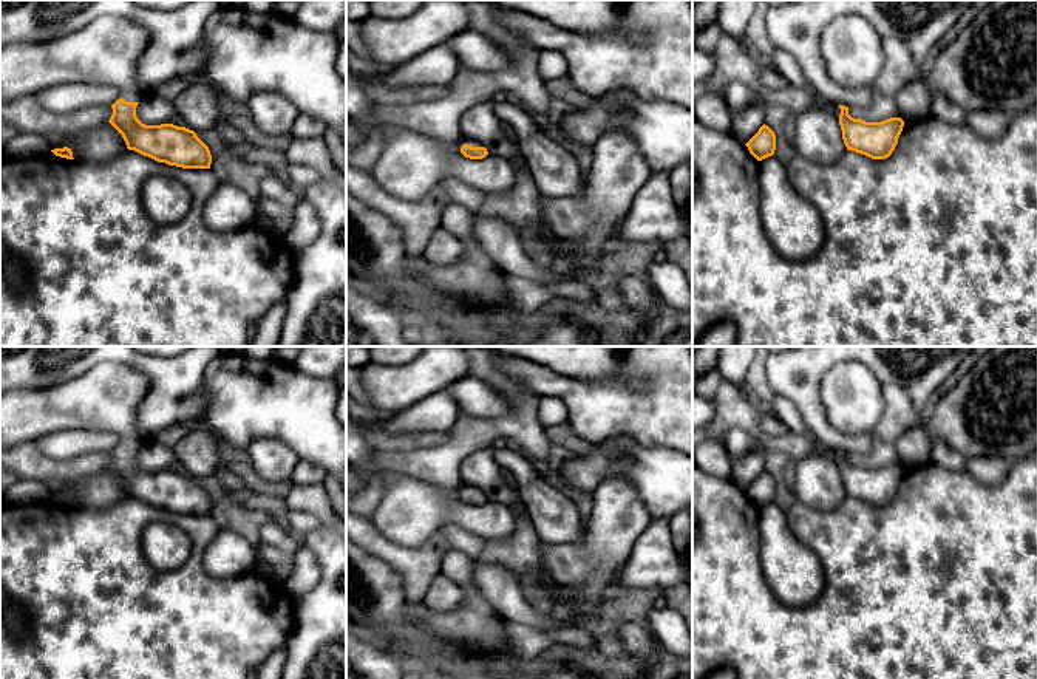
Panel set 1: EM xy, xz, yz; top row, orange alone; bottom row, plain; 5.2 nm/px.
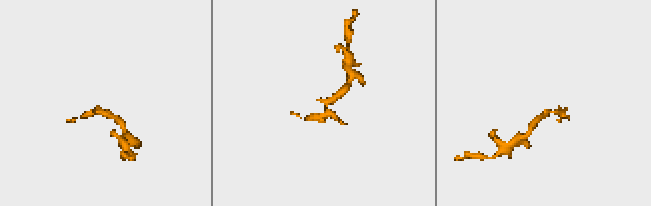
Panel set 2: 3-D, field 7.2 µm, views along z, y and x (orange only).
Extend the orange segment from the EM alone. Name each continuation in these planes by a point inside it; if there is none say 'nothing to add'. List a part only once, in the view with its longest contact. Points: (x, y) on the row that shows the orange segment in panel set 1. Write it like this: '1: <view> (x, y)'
1: xy (107, 51)

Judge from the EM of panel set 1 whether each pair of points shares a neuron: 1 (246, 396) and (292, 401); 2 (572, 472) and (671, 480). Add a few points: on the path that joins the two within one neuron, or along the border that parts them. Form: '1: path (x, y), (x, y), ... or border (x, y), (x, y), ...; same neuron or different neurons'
1: path (257, 399), (282, 401); same neuron
2: path (597, 466), (646, 467); same neuron

